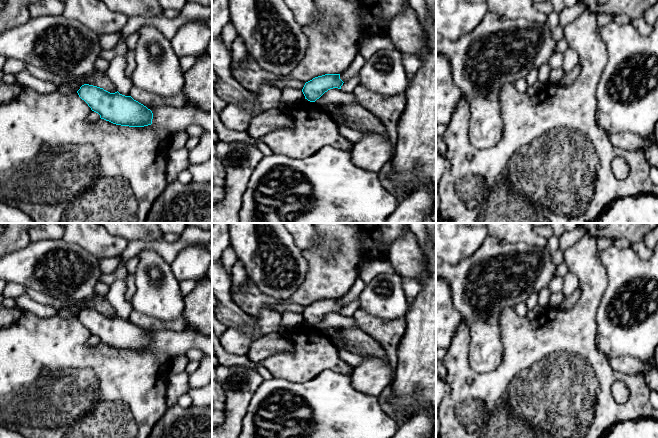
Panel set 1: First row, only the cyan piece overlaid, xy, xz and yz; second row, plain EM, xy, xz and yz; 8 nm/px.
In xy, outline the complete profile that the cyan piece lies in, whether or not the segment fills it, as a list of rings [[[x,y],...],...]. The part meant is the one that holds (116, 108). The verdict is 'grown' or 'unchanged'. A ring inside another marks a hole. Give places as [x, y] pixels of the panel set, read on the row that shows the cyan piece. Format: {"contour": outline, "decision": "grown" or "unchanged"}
{"contour": [[[89,84],[82,85],[77,93],[101,119],[113,124],[129,127],[152,124],[152,111],[131,96],[122,95],[118,91],[110,93]]], "decision": "unchanged"}

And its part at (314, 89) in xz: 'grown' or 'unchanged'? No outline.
unchanged

